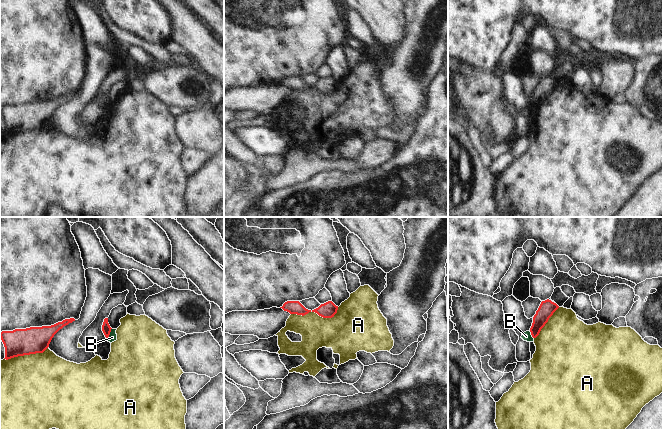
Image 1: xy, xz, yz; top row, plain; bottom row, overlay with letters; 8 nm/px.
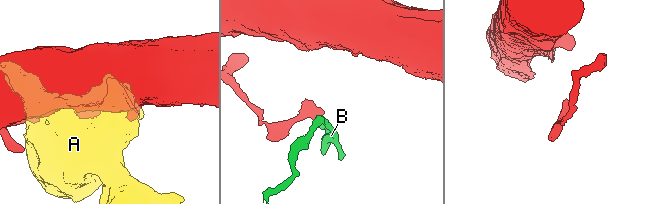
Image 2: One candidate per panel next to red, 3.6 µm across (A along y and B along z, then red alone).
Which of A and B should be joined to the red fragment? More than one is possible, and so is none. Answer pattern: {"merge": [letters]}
{"merge": []}

